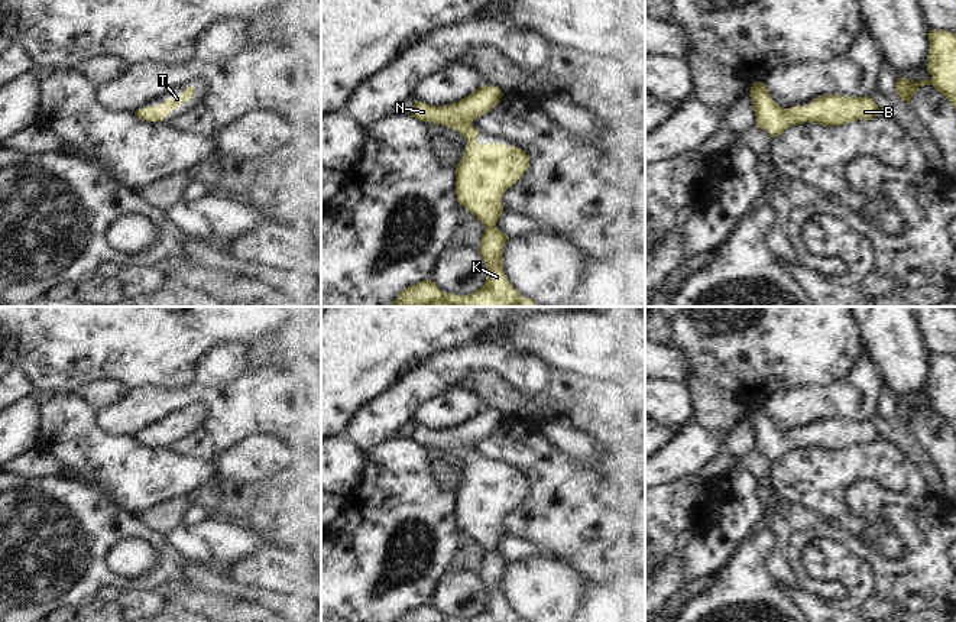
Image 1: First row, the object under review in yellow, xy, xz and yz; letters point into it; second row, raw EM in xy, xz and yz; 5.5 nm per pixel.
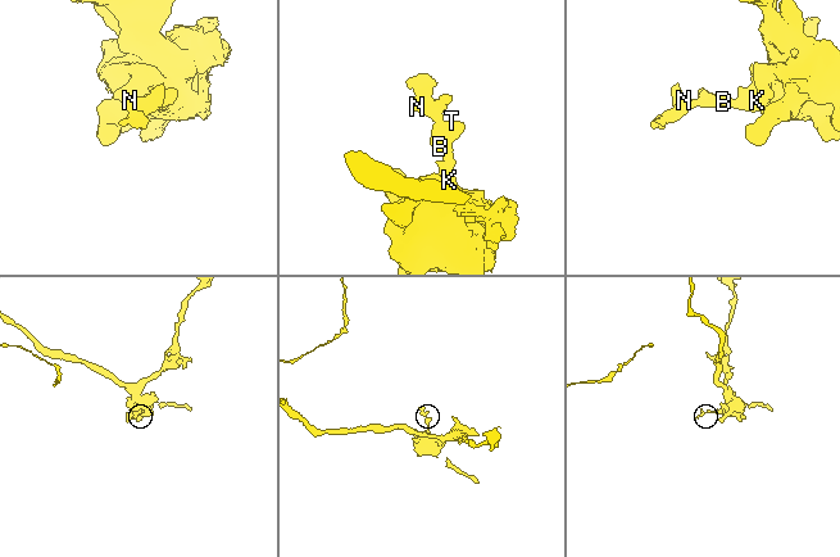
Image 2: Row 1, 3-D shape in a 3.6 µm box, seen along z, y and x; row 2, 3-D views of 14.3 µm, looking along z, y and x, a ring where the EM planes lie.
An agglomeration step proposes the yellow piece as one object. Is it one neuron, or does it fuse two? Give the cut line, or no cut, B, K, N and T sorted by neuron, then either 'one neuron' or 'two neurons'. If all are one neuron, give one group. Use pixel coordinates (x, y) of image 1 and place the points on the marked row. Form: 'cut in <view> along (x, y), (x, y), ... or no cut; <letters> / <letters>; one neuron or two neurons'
no cut; B K N T; one neuron

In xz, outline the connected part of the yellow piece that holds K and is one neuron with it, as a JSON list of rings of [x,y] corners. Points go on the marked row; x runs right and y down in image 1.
[[[482,85],[463,100],[430,106],[415,101],[411,116],[458,130],[469,143],[456,168],[457,201],[474,214],[486,227],[479,253],[487,268],[482,288],[469,295],[445,294],[427,279],[405,288],[392,302],[393,307],[539,307],[522,297],[508,281],[502,268],[502,252],[509,239],[496,223],[503,213],[503,192],[521,181],[529,166],[525,150],[500,143],[479,143],[479,130],[471,123],[496,107],[502,91],[495,85]]]

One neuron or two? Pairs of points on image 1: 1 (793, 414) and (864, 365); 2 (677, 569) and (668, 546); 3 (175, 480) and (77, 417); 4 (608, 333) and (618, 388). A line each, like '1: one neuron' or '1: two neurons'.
1: one neuron
2: two neurons
3: one neuron
4: two neurons

